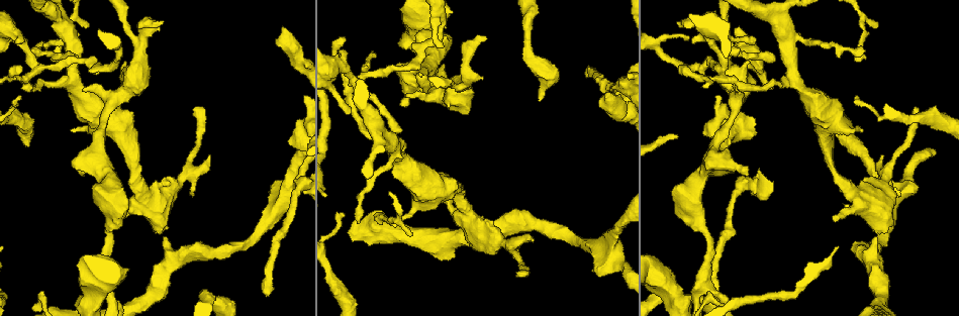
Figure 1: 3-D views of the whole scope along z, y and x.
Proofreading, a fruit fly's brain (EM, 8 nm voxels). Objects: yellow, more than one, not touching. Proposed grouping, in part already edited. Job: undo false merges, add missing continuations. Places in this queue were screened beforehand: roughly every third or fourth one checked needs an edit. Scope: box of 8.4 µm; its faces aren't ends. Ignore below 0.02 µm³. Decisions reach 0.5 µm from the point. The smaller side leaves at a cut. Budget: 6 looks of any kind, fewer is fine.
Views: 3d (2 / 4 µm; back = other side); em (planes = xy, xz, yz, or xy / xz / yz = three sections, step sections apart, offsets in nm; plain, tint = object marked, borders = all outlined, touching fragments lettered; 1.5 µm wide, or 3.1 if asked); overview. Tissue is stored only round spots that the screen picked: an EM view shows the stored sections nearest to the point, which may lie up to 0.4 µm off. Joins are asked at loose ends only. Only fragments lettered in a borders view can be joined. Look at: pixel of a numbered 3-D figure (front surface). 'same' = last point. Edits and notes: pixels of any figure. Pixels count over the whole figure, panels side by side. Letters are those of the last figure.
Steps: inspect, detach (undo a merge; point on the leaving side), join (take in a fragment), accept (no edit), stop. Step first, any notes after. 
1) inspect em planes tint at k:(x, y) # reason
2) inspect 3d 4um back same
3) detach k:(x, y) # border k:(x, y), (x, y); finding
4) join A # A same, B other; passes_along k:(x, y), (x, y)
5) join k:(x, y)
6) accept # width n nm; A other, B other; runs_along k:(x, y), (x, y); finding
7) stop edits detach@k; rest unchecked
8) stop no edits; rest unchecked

inspect 3d 2um back at 1:(269, 296) # an open end

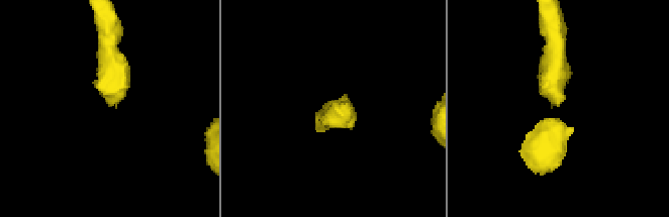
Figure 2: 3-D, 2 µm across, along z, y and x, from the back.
inspect em planes borders at 2:(111, 104)

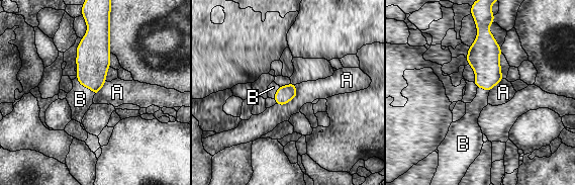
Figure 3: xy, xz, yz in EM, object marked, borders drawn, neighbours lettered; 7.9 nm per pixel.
join 3:(80, 99) # width 140 nm; A other, B same; passes_along 3:(93, 57), (84, 86), (80, 99); the neuron continues

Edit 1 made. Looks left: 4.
inspect overview

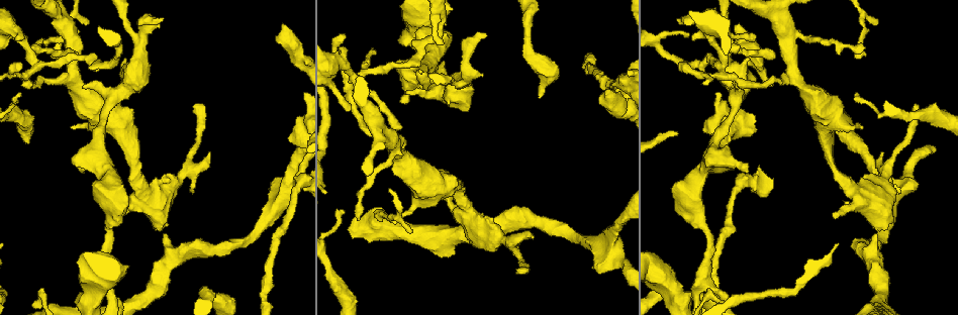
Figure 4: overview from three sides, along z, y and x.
inspect 3d 4um at 4:(833, 218) # free end

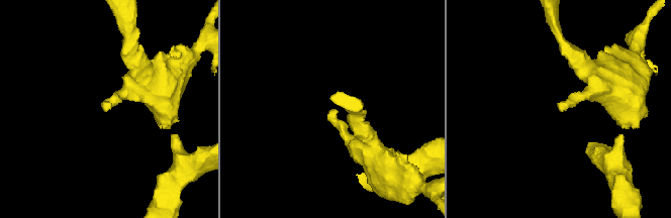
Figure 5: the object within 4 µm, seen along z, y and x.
inspect em planes tint at 5:(105, 110) # shape alone is not enough

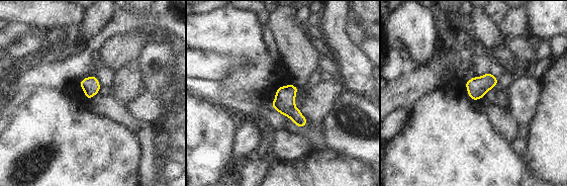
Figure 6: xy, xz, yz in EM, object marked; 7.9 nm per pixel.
inspect em planes borders same # see the neighbours

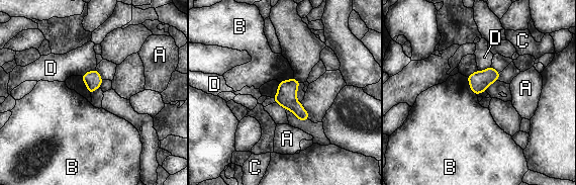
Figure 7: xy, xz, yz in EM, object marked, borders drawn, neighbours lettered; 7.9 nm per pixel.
accept # A other, B other, C other, D other; border 7:(466, 77), (469, 88), (476, 95); no lettered fragment goes on from it

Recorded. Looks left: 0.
stop edits join@3; rest unchecked

